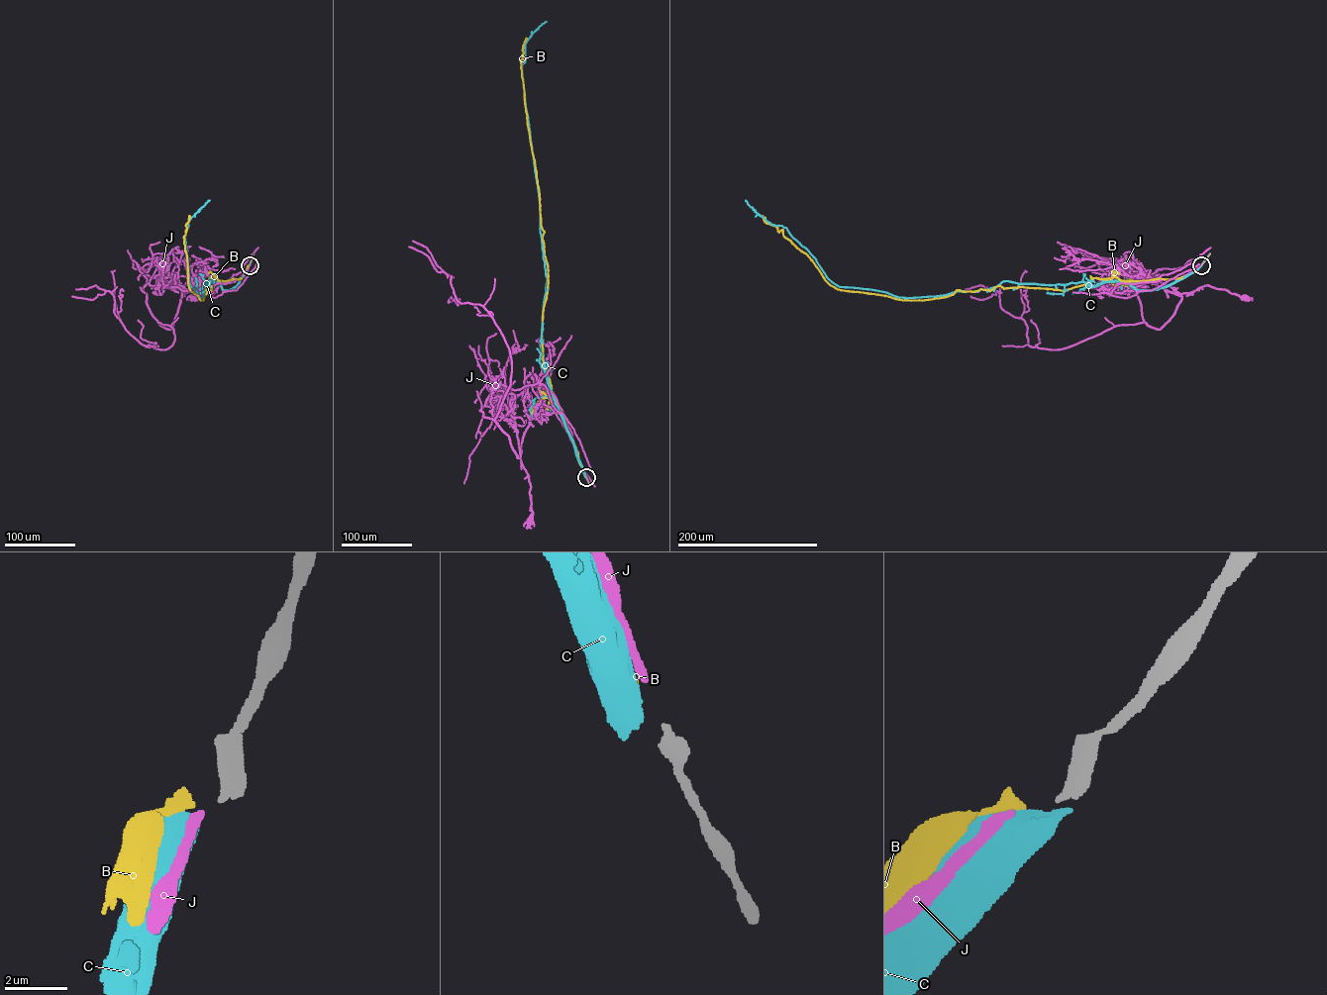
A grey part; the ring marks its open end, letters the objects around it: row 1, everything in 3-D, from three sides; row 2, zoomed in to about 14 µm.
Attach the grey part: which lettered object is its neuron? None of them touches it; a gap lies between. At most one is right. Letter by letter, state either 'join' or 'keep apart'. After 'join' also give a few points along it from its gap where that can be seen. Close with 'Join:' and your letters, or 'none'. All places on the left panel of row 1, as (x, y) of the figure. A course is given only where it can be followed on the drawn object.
B: keep apart
C: keep apart
J: join | via (249, 265), (208, 293), (196, 293), (204, 290), (189, 278), (183, 294), (193, 285), (192, 298)
Join: J

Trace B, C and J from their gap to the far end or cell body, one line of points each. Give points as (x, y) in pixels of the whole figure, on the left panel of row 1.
B: (249, 265), (240, 279), (210, 278), (205, 290), (211, 290), (200, 300), (188, 285), (183, 237), (189, 215)
C: (249, 265), (232, 289), (206, 281), (200, 298), (191, 286), (185, 231), (210, 200)
J: (249, 265), (208, 293), (196, 293), (204, 290), (189, 278), (183, 294), (193, 285), (192, 298)

